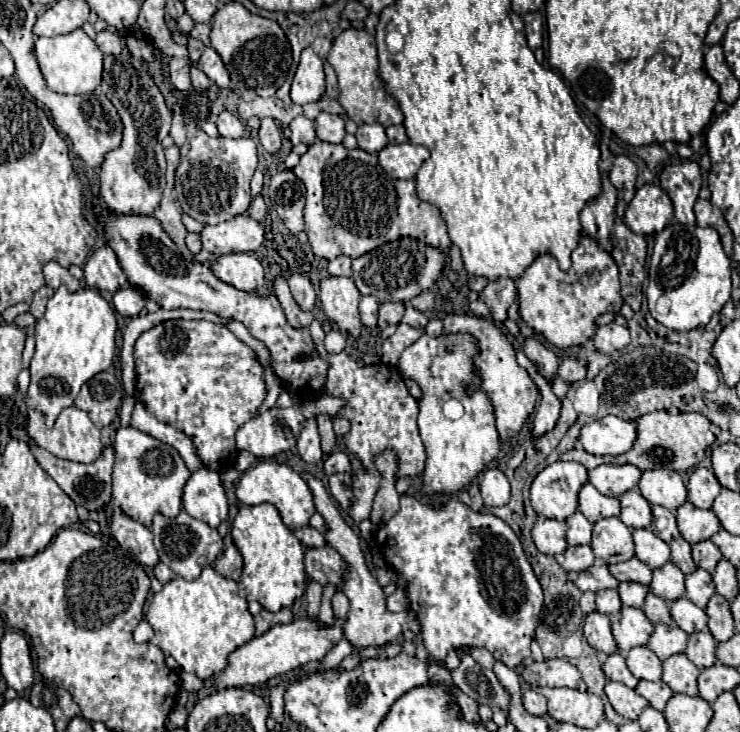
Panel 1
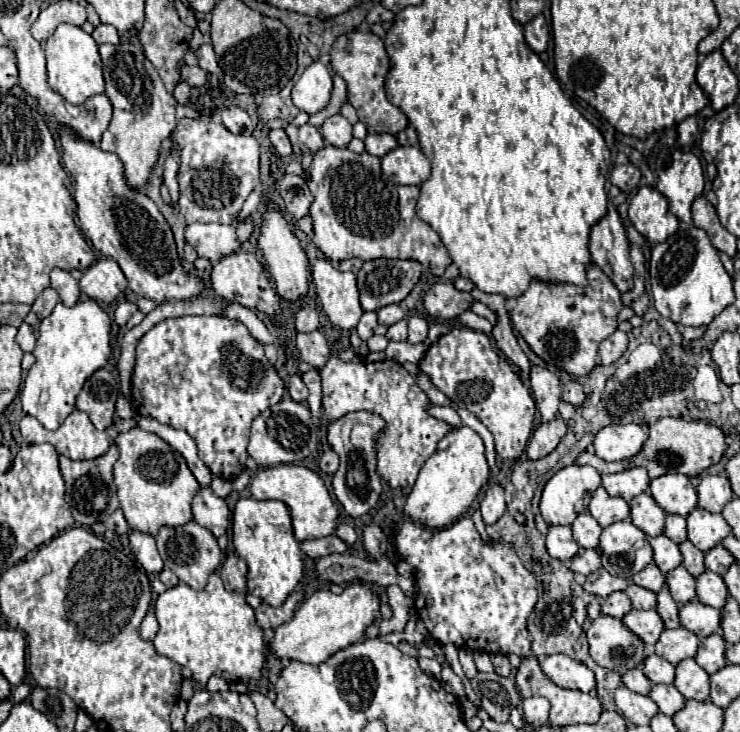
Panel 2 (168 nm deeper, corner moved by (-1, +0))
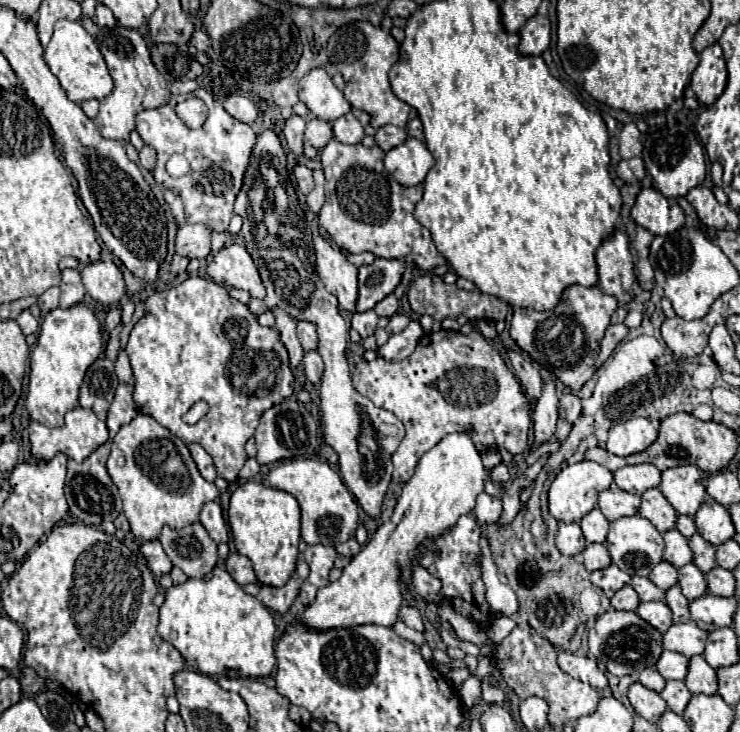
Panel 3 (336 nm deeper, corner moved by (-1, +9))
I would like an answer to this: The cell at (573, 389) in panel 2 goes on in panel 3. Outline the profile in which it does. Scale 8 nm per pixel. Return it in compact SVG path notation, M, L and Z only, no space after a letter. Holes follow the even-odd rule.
M565 393L559 399L559 415L567 421L567 423L575 423L577 417L581 415L581 399L575 393Z

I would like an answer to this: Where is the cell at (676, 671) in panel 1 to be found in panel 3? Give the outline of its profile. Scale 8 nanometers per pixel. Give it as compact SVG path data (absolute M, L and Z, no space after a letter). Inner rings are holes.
M697 655L689 661L689 673L685 677L685 685L693 695L715 695L717 693L717 671L705 661L703 655Z

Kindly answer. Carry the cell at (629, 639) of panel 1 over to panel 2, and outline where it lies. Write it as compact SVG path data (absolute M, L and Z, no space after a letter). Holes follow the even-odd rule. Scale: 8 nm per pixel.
M631 608L625 616L623 616L623 624L635 634L639 636L647 646L653 646L663 630L663 622L661 616L655 610L637 610Z

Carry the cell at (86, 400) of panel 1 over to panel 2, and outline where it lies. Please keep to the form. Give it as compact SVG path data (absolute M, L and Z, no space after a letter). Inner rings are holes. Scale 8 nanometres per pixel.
M101 368L83 386L77 396L77 410L87 412L97 430L105 430L113 424L115 402L119 396L119 384L115 376Z

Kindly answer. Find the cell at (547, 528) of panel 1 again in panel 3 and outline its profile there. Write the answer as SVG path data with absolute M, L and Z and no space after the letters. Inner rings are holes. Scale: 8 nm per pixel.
M559 523L559 531L557 531L557 549L563 553L563 555L577 555L585 549L587 541L581 533L581 527L577 523Z

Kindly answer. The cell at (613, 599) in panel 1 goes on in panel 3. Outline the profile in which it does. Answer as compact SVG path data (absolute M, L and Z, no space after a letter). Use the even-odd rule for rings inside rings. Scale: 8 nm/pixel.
M627 585L611 597L611 605L617 611L635 611L639 607L639 595L635 593L635 589L631 585Z

